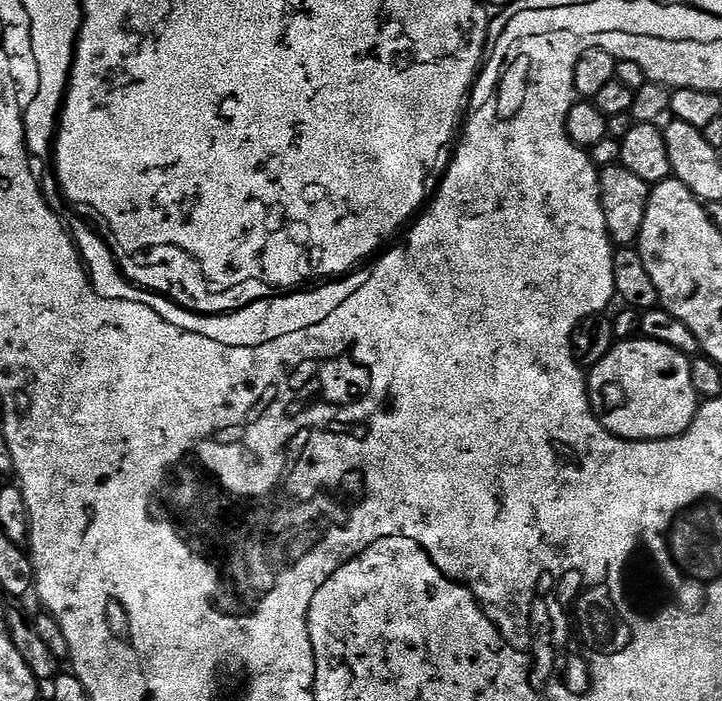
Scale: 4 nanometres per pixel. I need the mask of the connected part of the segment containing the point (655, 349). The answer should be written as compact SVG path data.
M643 338L621 340L613 344L610 354L606 354L606 358L602 358L602 362L595 364L587 373L592 411L606 431L623 440L672 440L676 436L683 436L685 430L696 421L702 403L694 390L691 370L692 360L689 357L670 346L662 346L662 342Z

